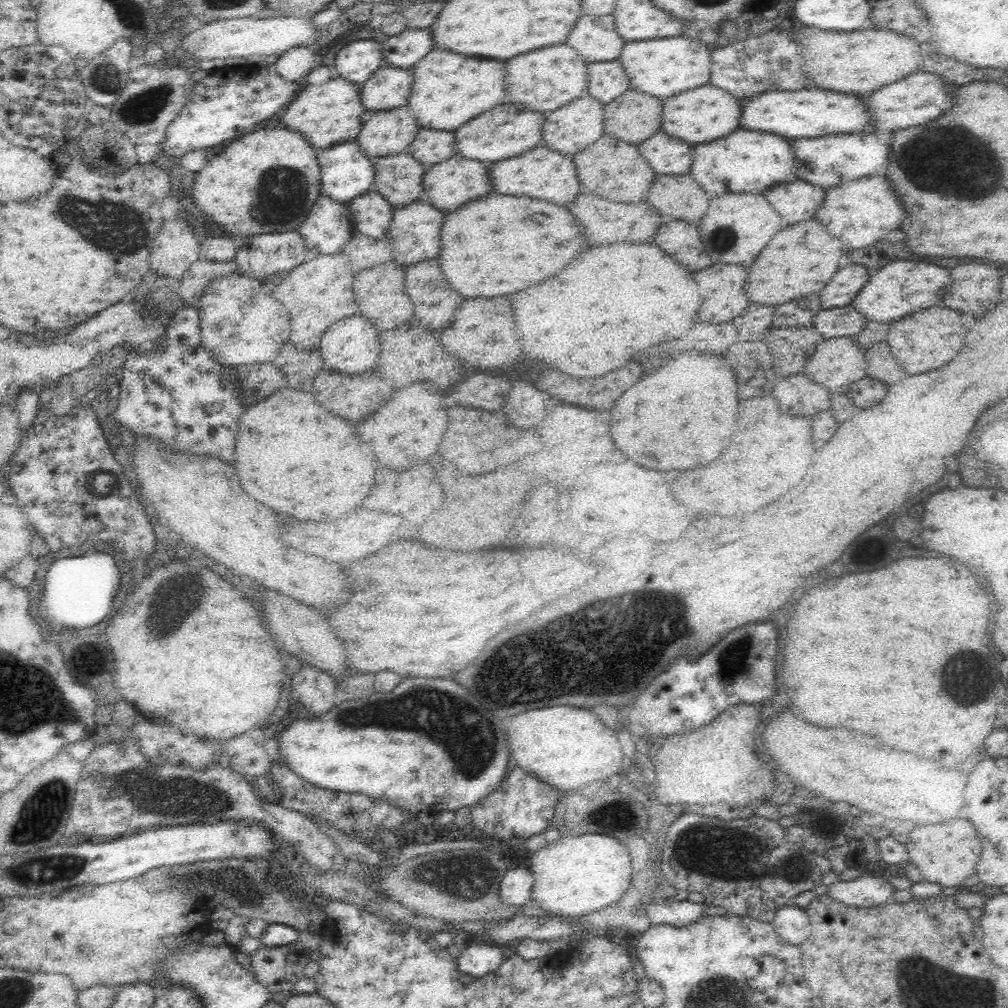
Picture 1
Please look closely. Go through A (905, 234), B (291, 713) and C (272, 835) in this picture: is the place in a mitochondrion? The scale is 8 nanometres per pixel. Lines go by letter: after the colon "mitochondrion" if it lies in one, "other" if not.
A: other
B: other
C: other

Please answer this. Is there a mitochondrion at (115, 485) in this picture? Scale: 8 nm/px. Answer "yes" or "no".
no

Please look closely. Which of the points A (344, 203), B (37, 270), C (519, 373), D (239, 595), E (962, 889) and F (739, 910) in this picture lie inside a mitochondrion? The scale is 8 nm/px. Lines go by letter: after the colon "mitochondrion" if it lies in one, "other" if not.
A: other
B: other
C: other
D: other
E: other
F: other

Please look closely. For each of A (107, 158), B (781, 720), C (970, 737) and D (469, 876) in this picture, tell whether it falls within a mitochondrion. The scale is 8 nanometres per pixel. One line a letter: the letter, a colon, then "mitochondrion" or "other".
A: mitochondrion
B: other
C: other
D: mitochondrion

